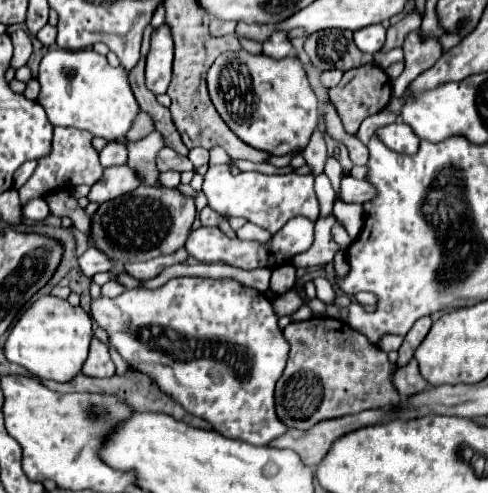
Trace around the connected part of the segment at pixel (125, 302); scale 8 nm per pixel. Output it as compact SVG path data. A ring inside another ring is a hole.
M176 277L158 289L126 289L114 299L100 295L90 301L90 309L96 325L108 333L110 345L130 367L150 377L162 393L192 415L206 419L224 437L242 439L252 445L268 445L288 431L274 411L274 385L286 367L288 343L278 329L278 317L264 293L232 279ZM234 353L238 357L236 365L242 361L244 371L230 367Z

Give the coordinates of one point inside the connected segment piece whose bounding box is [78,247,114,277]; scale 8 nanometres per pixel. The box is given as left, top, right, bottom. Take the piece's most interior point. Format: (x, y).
(90, 262)

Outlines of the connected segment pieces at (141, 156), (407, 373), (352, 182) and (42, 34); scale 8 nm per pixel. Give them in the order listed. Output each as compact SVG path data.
M158 131L150 133L140 141L124 141L128 147L128 167L142 179L144 185L160 187L160 171L156 167L156 155L162 147L166 147L162 135Z
M410 359L408 365L402 365L402 367L394 367L392 371L392 381L394 381L394 387L396 391L402 395L402 397L410 397L410 393L416 393L416 387L420 387L420 391L424 391L428 387L426 379L422 379L420 371L418 371L418 363L414 359Z
M344 177L340 189L342 189L340 197L346 203L360 203L362 205L366 201L372 201L378 195L378 191L372 183L360 181L360 179L354 179L354 177Z
M44 25L40 31L38 31L38 41L42 43L42 45L54 45L54 41L56 41L56 27L54 25Z

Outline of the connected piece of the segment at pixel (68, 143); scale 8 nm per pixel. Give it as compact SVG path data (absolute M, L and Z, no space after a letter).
M54 127L54 143L52 153L46 159L38 161L36 171L32 177L18 189L20 203L26 205L32 199L44 197L58 189L74 189L78 185L94 185L102 177L102 165L98 163L98 153L90 145L92 135L86 135L86 131L78 131L74 127Z

